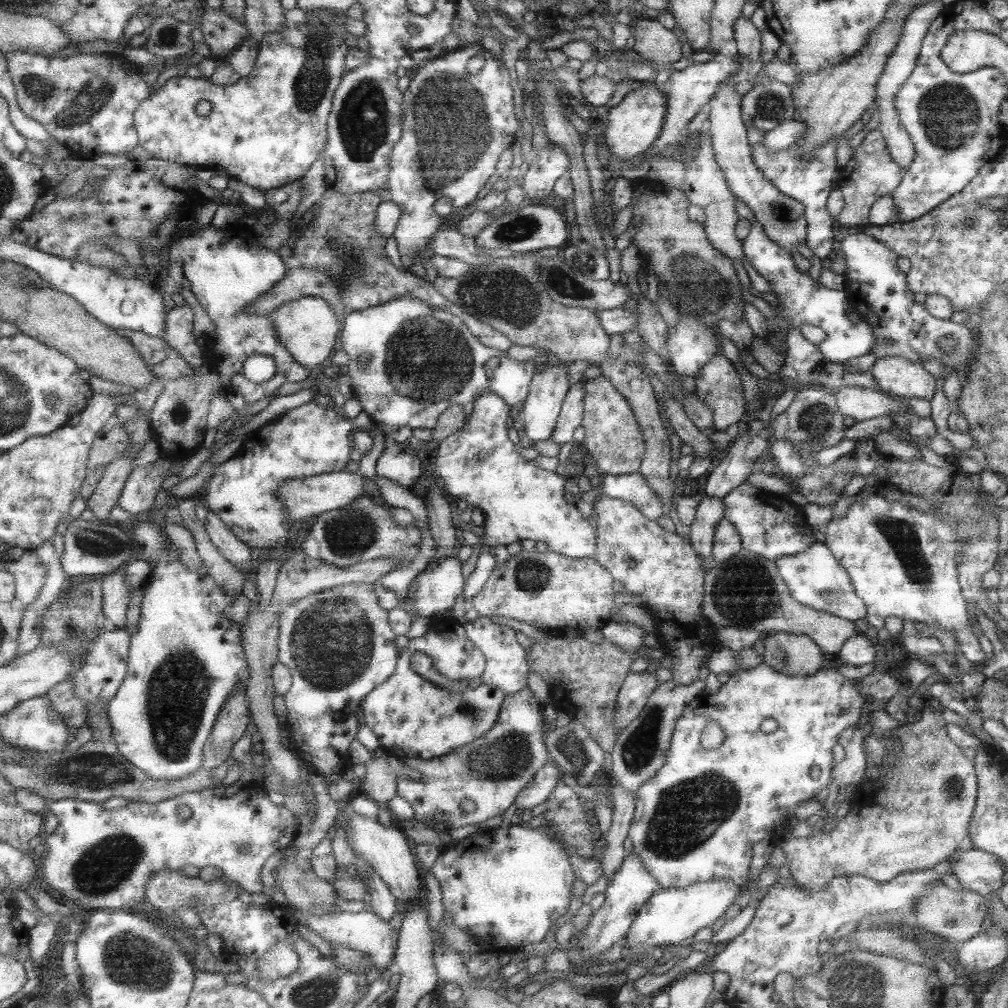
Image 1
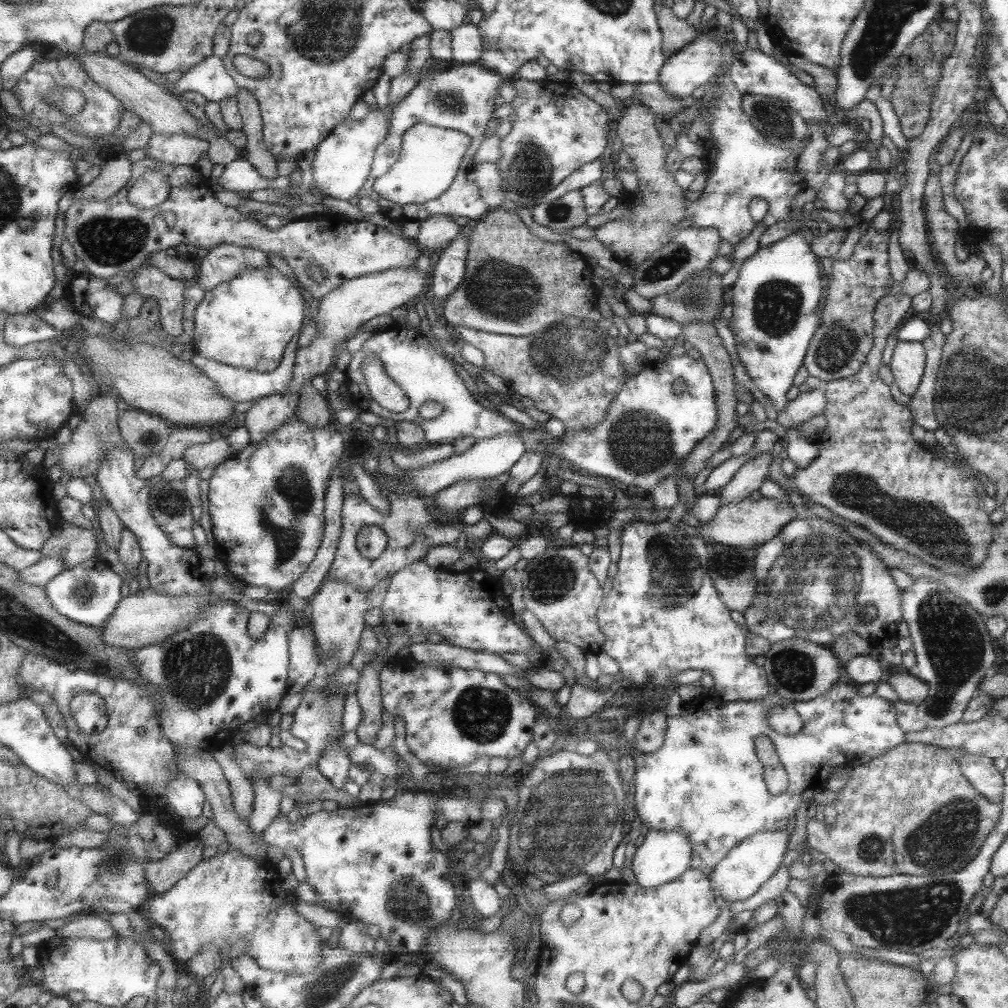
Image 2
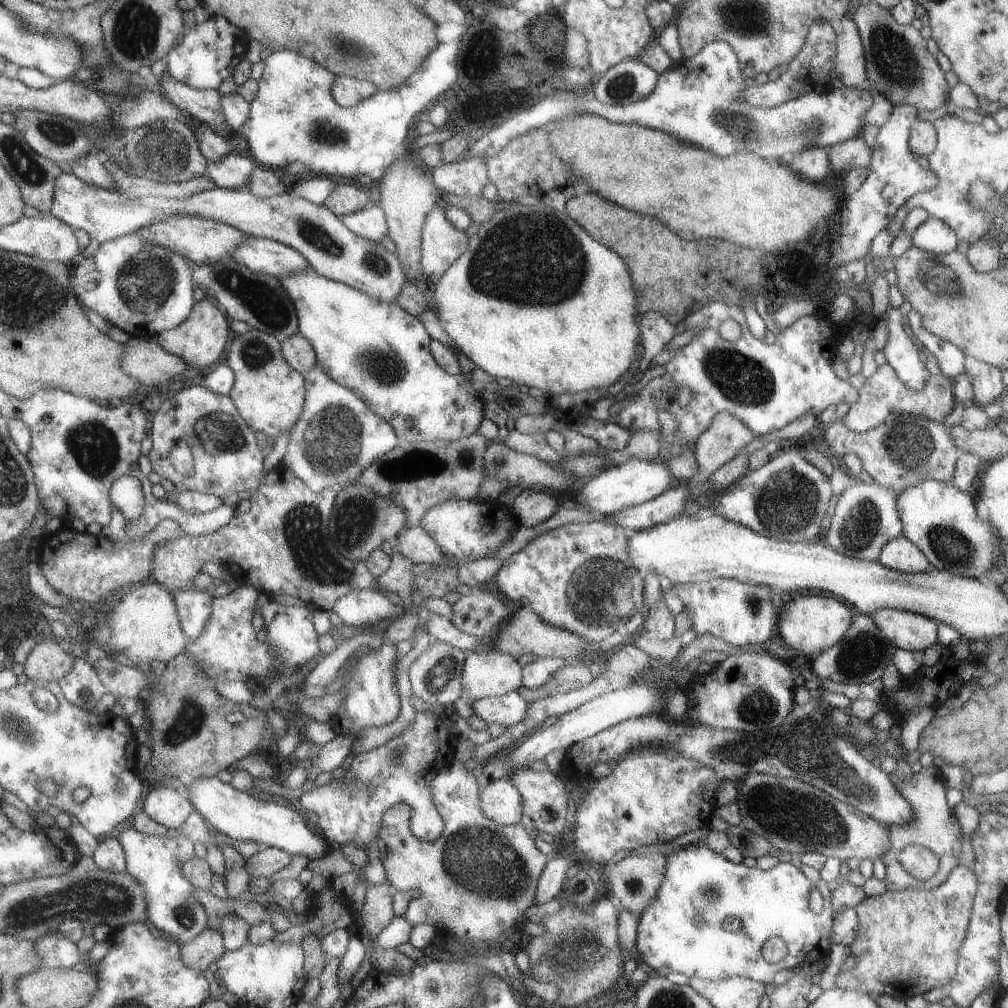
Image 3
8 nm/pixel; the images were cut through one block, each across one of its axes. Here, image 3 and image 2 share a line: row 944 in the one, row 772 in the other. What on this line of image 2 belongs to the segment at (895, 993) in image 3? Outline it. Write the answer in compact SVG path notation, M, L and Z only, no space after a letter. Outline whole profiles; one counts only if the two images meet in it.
M901 743L897 747L883 752L866 764L855 766L845 784L834 792L835 799L831 803L835 809L835 824L827 831L822 825L816 824L814 817L811 817L806 823L806 848L808 852L814 854L815 858L831 860L835 866L849 874L868 877L886 877L887 875L911 875L911 876L941 876L953 872L959 872L966 864L977 854L985 837L991 833L995 823L999 821L1001 807L999 803L989 802L983 798L967 781L959 771L959 765L954 758L948 755L947 750L935 746L935 744L923 743Z

